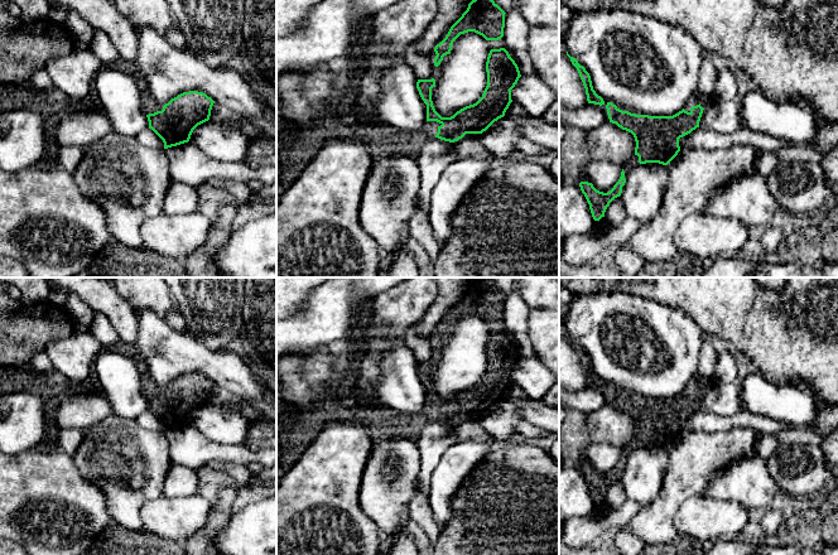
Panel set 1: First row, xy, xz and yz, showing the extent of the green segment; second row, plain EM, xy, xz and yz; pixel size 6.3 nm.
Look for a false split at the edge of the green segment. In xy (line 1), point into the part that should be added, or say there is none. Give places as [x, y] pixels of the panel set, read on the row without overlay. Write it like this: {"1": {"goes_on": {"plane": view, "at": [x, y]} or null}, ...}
{"1": {"goes_on": {"plane": "xy", "at": [149, 387]}}}

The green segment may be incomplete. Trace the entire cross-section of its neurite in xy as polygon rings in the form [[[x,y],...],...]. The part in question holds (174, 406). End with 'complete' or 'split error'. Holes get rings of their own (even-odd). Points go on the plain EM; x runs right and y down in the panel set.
[[[141,366],[141,394],[148,400],[151,411],[164,425],[164,431],[188,425],[193,412],[210,402],[215,383],[203,375],[189,373],[178,377],[168,386],[159,386]]] | split error

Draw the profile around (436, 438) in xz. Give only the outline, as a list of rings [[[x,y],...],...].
[[[430,419],[430,421],[423,426],[418,438],[418,443],[422,455],[419,492],[424,496],[429,497],[432,474],[438,465],[442,455],[456,441],[454,425]]]

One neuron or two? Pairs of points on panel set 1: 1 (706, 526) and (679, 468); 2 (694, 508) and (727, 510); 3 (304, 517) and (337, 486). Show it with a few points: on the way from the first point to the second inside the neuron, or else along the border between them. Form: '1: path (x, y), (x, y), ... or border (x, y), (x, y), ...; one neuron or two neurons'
1: border (703, 495), (687, 497), (680, 503), (674, 521); two neurons
2: path (702, 510), (719, 510); one neuron
3: path (312, 510), (330, 492); one neuron

